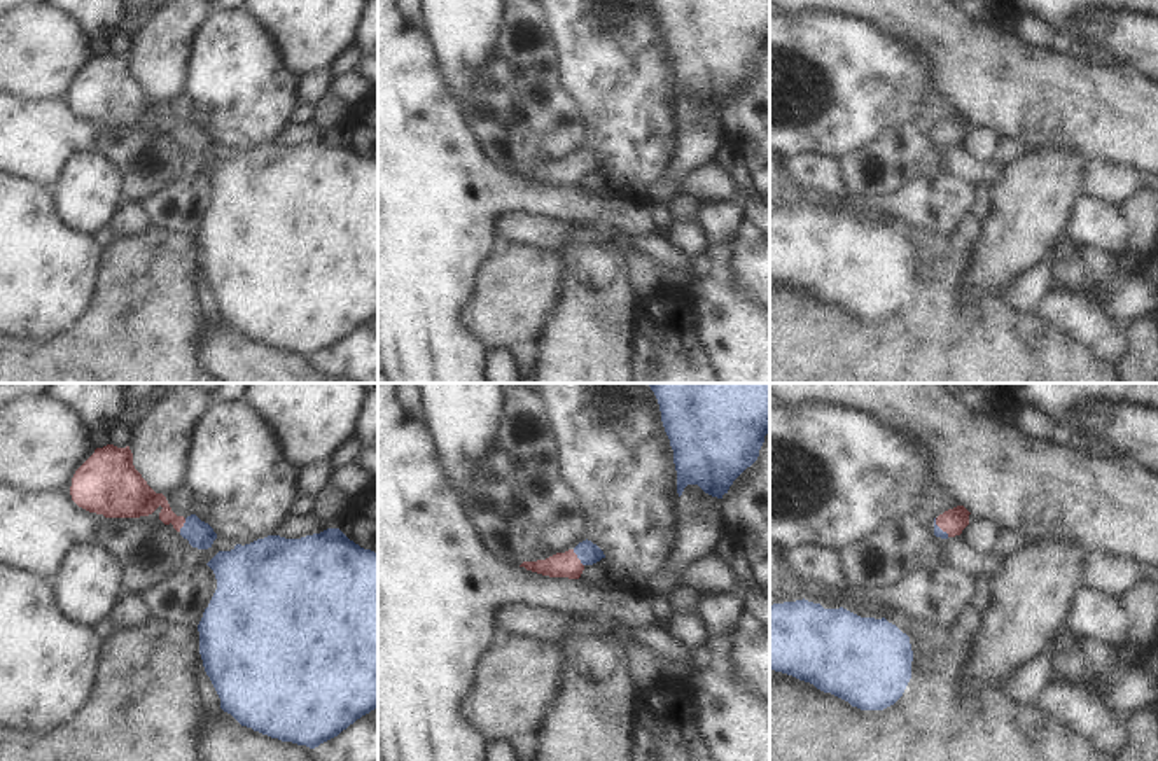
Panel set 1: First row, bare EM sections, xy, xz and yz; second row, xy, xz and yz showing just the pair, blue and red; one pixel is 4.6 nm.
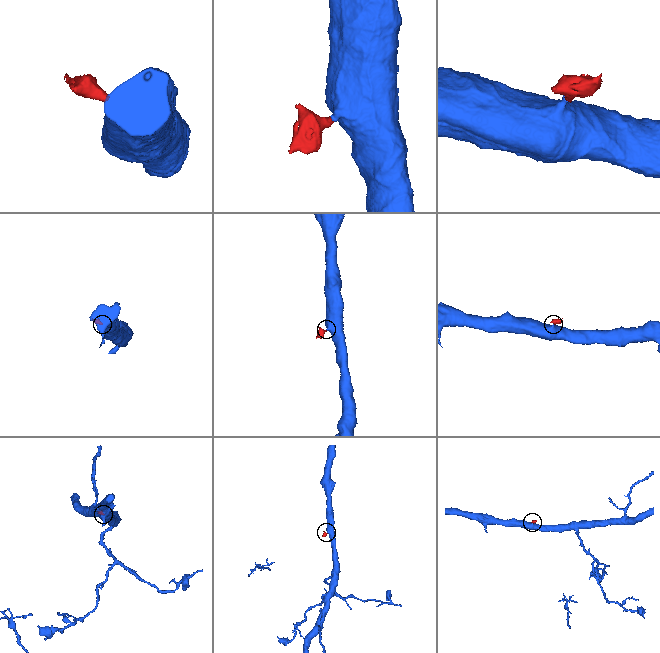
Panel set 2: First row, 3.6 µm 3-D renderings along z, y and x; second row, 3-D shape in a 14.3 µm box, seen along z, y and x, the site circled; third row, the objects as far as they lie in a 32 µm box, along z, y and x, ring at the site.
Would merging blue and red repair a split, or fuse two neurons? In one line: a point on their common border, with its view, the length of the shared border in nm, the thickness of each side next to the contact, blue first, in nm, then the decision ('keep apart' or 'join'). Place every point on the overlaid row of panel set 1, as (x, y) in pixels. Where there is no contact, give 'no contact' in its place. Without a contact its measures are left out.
meets blue in xz at (578, 557); contact 90 nm long; 100 nm thick on the blue side, 120 nm on the other; join

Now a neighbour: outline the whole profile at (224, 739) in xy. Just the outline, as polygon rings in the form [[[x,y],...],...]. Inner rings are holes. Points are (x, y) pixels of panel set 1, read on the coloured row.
[[[224,710],[215,717],[205,716],[201,752],[208,761],[317,761],[310,747],[254,731]]]

